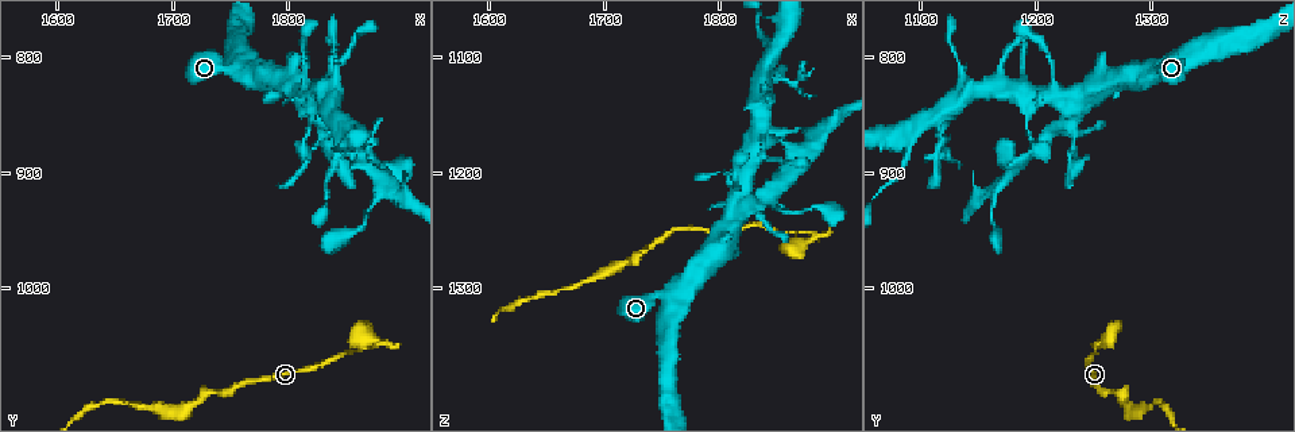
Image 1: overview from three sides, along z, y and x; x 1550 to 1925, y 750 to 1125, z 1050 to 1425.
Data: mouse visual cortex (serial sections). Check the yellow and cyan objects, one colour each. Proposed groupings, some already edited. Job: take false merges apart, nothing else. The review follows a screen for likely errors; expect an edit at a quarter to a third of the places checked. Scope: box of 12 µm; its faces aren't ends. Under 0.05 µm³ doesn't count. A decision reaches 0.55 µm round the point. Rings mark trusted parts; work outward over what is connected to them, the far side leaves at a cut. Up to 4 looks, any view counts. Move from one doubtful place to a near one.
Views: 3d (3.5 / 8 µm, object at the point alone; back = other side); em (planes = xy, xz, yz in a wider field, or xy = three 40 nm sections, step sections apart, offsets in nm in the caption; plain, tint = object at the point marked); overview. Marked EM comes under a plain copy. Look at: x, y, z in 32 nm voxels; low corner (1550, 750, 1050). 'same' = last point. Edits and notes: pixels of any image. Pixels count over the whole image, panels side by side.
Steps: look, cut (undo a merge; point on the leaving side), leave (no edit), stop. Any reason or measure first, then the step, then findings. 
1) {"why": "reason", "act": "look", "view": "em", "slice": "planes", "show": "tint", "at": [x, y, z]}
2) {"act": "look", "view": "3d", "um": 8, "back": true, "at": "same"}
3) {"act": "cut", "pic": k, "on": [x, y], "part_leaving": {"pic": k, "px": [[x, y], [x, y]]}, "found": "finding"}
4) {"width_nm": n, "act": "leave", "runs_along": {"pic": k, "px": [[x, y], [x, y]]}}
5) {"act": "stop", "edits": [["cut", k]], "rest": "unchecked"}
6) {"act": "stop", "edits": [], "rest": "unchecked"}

{"why": "two arms at a narrow angle", "act": "look", "view": "3d", "um": 8, "at": [1820, 838, 1222]}

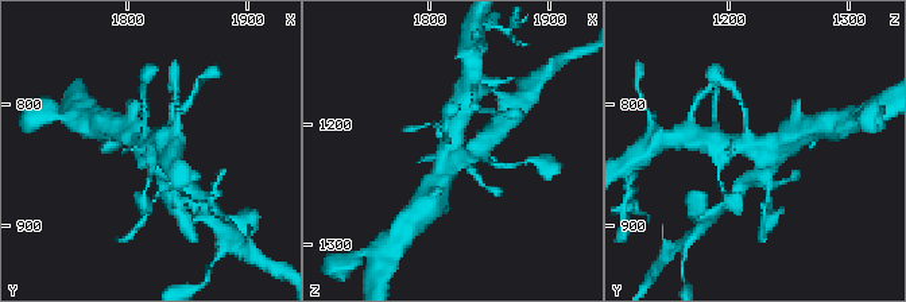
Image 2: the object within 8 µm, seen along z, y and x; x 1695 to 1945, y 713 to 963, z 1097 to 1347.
{"why": "closer look", "act": "look", "view": "3d", "um": 3.5, "at": [1816, 840, 1222]}

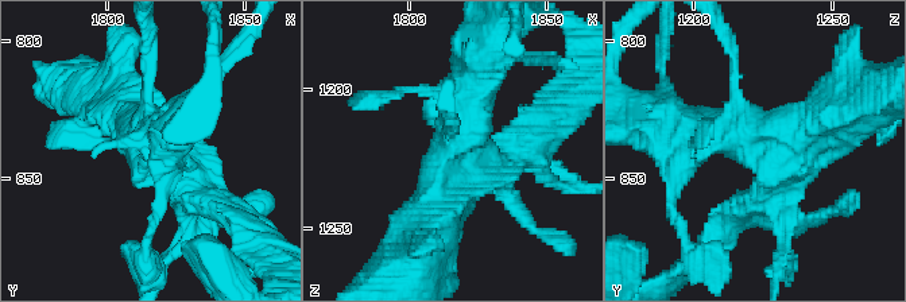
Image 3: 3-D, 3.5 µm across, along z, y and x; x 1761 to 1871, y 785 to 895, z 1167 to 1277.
{"act": "leave", "runs_along": {"pic": 3, "px": [[429, 240], [457, 185], [473, 92]]}, "found": "one cell here"}

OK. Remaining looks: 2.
{"act": "look", "view": "3d", "um": 3.5, "at": [1846, 876, 1120]}

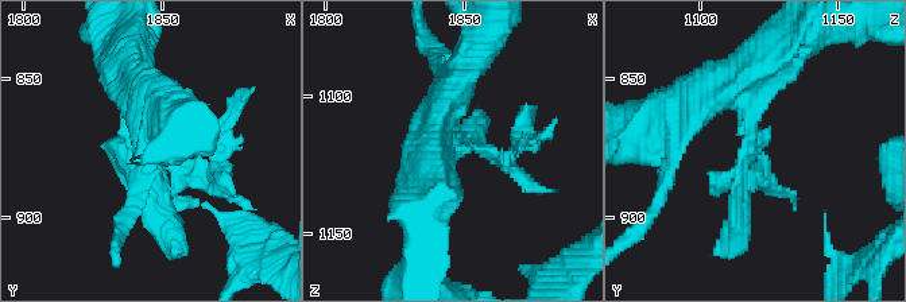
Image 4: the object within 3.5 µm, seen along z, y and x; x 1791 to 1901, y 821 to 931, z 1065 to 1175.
{"arms": 3, "arm_widths_nm": [200, 200, 250], "why": "shape alone is not enough", "act": "look", "view": "em", "slice": "planes", "show": "tint", "at": "same"}

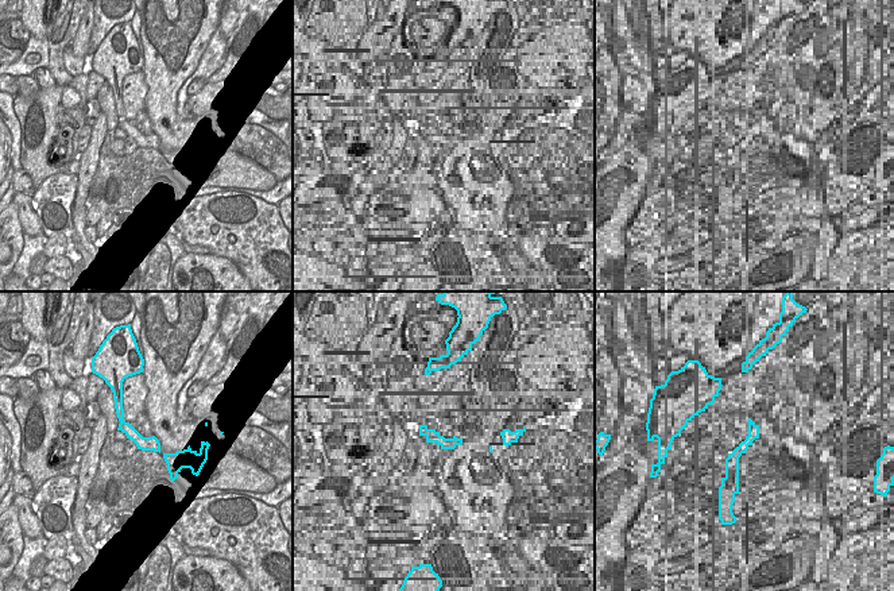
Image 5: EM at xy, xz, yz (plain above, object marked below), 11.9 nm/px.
{"width_nm": 160, "act": "cut", "pic": 4, "on": [464, 146], "part_leaving": {"pic": 4, "px": [[750, 124], [732, 240]]}, "found": "a second cell is stuck on"}

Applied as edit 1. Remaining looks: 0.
{"act": "stop", "edits": [["cut", 4]], "rest": "unchecked"}

